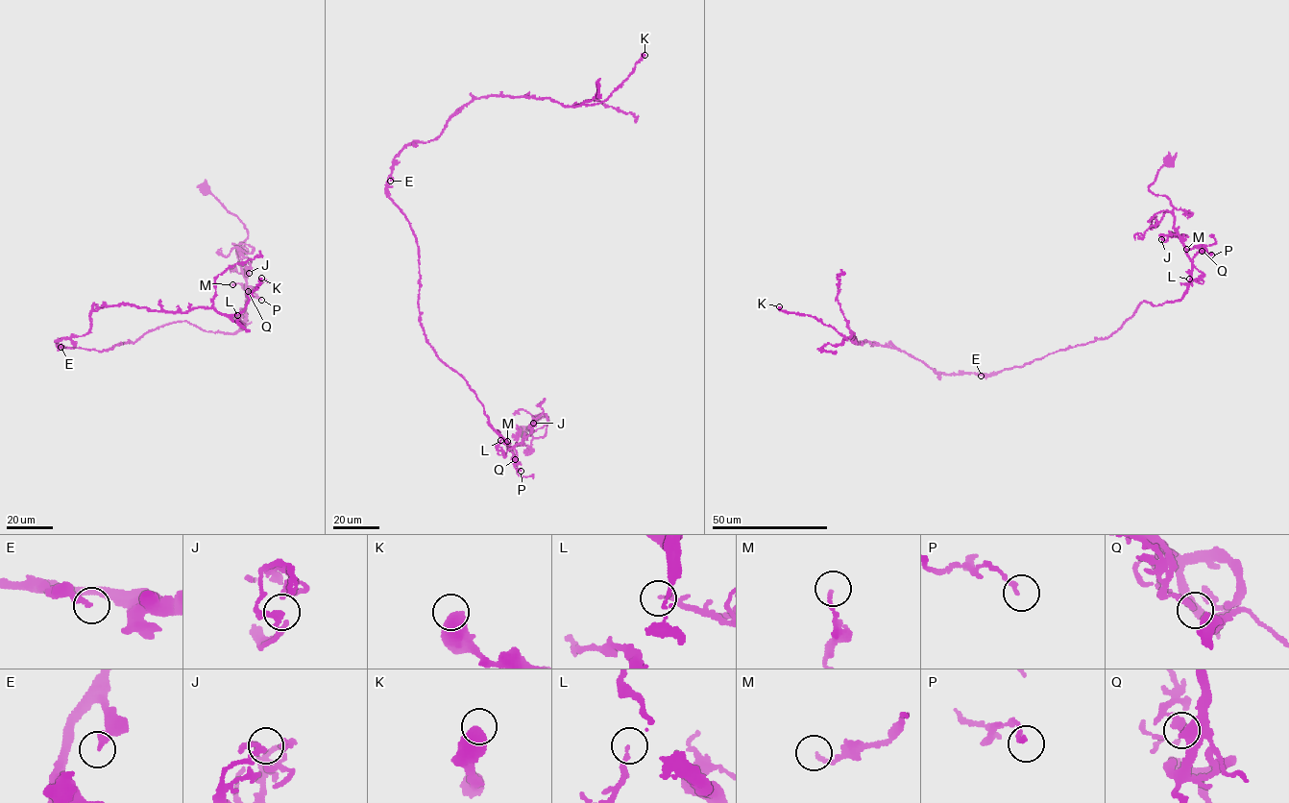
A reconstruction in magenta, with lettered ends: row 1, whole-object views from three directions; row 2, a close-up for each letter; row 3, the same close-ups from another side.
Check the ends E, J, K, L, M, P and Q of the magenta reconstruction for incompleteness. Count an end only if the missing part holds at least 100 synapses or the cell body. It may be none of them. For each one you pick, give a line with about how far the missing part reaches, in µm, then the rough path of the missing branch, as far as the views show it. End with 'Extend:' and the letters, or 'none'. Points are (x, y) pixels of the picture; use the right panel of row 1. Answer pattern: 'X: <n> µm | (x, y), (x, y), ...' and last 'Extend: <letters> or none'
Extend: none

